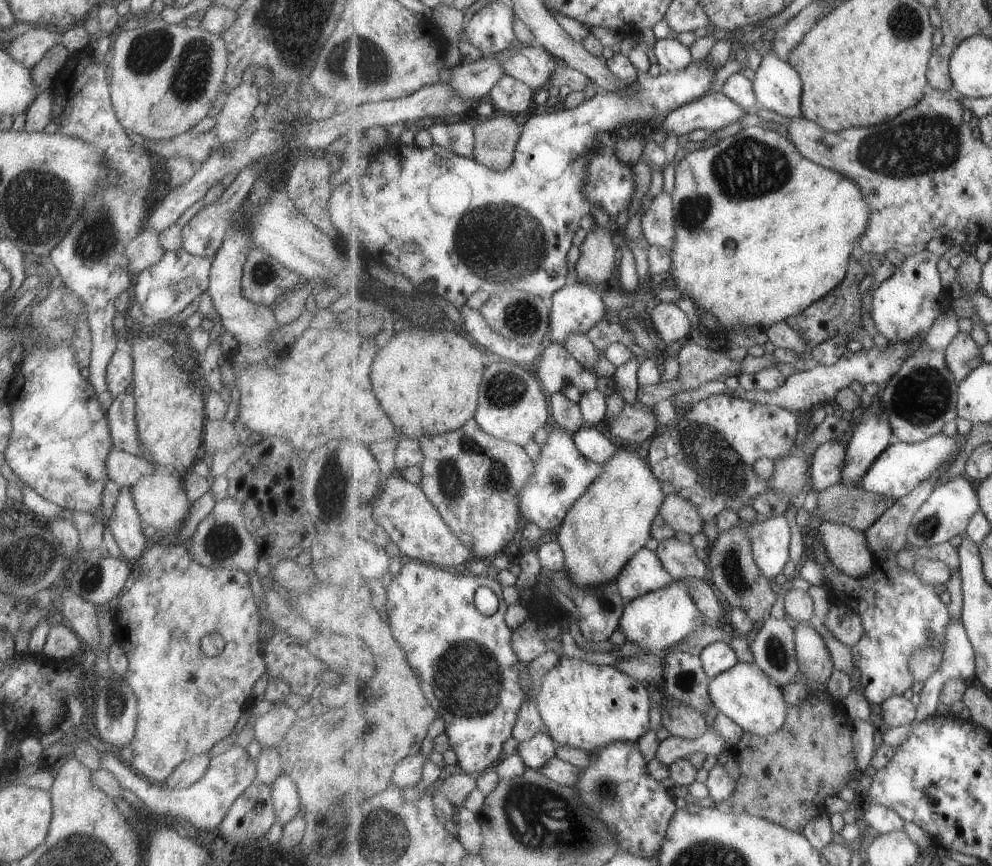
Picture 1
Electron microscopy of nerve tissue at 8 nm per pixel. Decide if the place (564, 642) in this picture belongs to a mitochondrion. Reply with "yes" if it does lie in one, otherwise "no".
no

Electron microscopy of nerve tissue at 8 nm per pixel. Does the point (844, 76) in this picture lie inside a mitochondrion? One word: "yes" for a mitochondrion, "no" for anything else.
no

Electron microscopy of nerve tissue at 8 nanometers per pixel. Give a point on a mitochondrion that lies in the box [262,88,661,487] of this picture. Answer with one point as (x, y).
(503, 241)

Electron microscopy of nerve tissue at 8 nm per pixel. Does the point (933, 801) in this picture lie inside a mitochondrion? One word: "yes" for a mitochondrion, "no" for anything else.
no

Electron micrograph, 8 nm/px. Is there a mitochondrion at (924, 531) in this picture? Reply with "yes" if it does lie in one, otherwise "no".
yes

